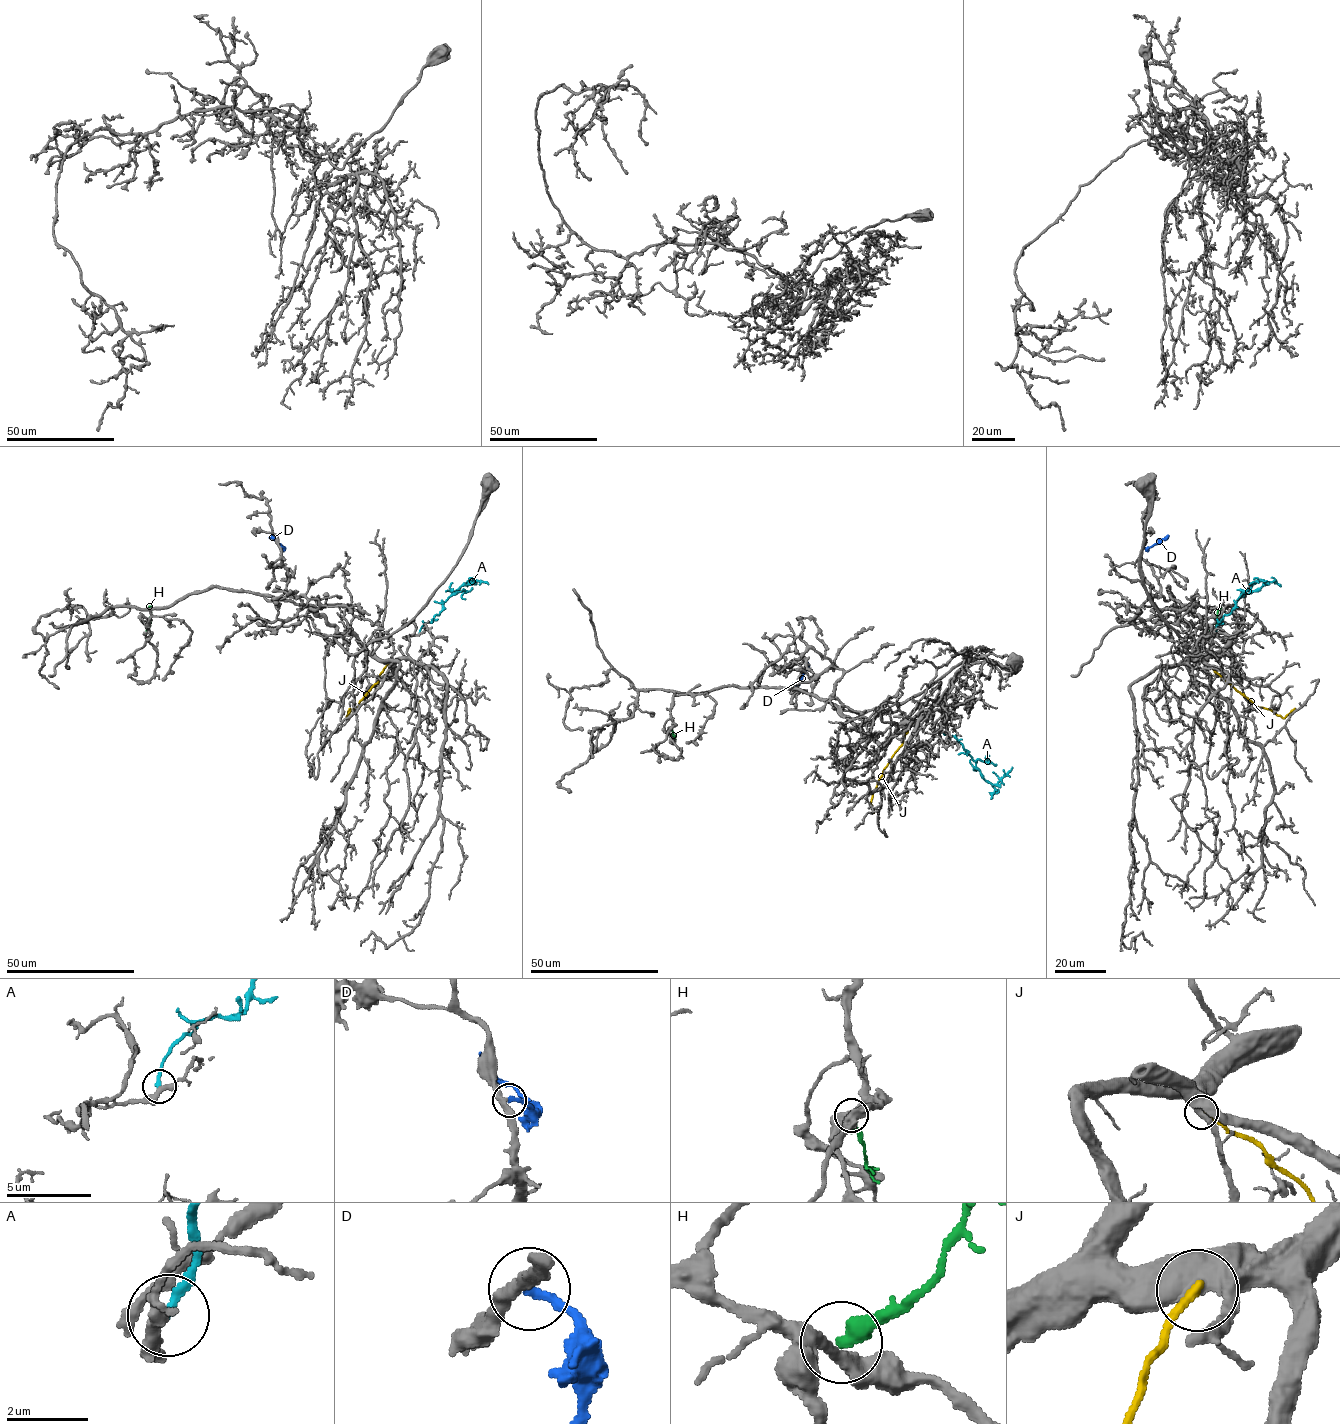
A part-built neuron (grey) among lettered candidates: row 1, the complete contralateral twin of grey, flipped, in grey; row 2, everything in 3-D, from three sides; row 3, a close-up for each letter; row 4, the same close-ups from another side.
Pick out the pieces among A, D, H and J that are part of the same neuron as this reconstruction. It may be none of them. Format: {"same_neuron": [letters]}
{"same_neuron": ["D"]}

